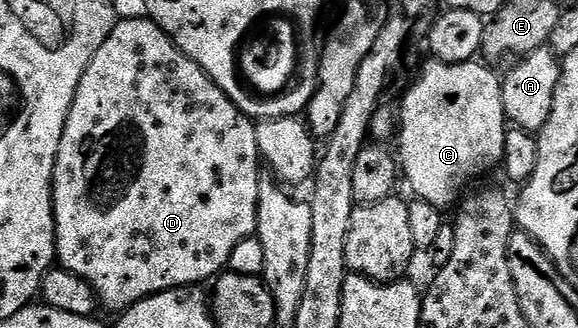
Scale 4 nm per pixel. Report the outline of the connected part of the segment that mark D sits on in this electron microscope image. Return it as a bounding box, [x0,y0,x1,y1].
[53,16,263,312]

